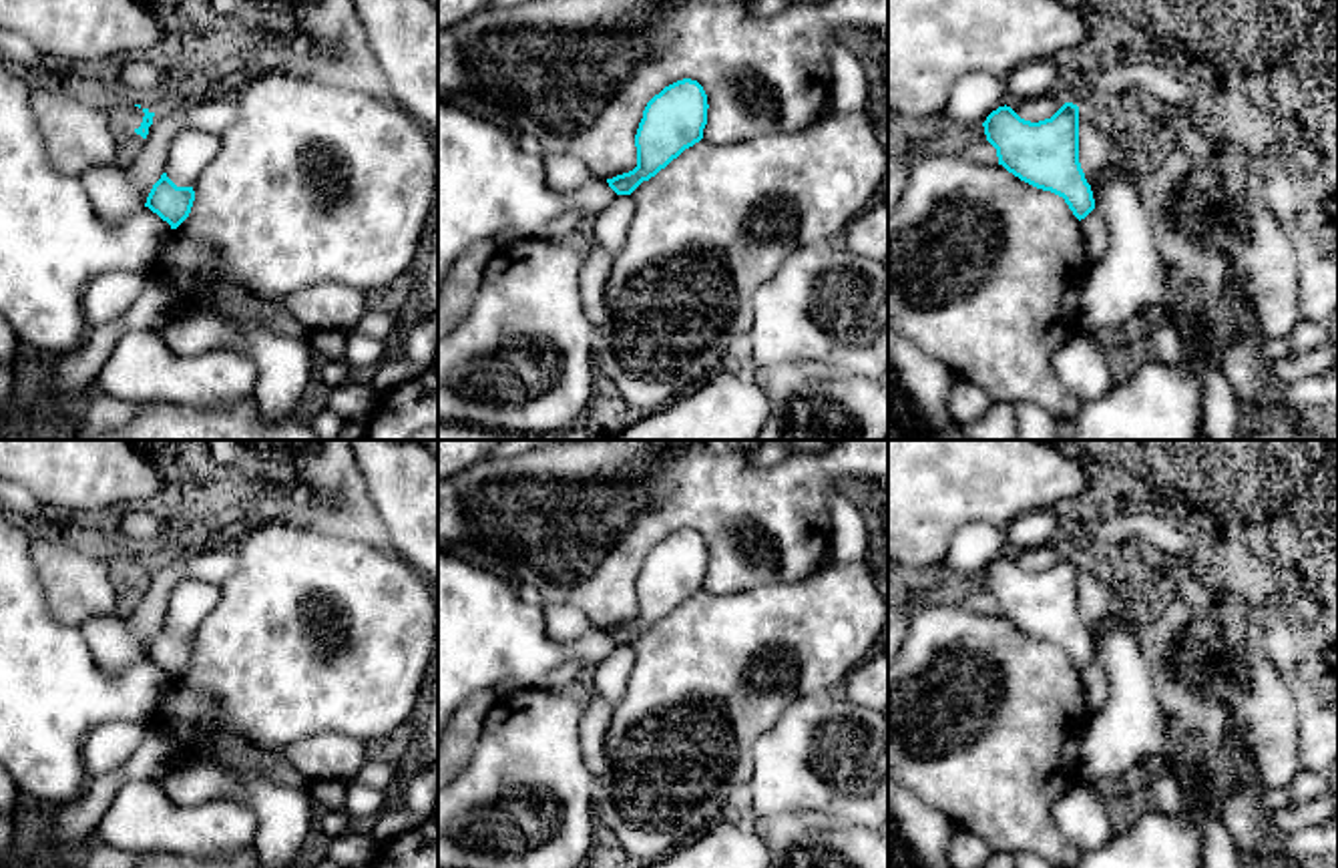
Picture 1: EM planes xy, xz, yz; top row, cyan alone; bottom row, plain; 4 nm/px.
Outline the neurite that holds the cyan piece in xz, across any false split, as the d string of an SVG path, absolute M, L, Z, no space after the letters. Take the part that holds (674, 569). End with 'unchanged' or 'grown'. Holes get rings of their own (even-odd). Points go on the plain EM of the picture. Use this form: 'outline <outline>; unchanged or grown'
outline M683 528L655 545L635 585L637 617L607 629L617 645L631 645L643 631L655 627L685 599L703 589L707 575L707 545L697 530Z; unchanged

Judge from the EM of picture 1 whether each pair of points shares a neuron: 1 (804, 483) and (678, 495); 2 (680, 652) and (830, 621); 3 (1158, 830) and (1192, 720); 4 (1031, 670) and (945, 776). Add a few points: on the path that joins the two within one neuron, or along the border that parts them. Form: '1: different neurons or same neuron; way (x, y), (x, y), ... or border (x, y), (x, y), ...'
1: same neuron; way (772, 495), (710, 495)
2: same neuron; way (718, 652), (746, 652), (764, 637), (792, 635)
3: different neurons; border (1166, 714), (1192, 744), (1204, 744), (1212, 738)
4: same neuron; way (1017, 698), (1003, 712), (995, 730), (973, 750)

